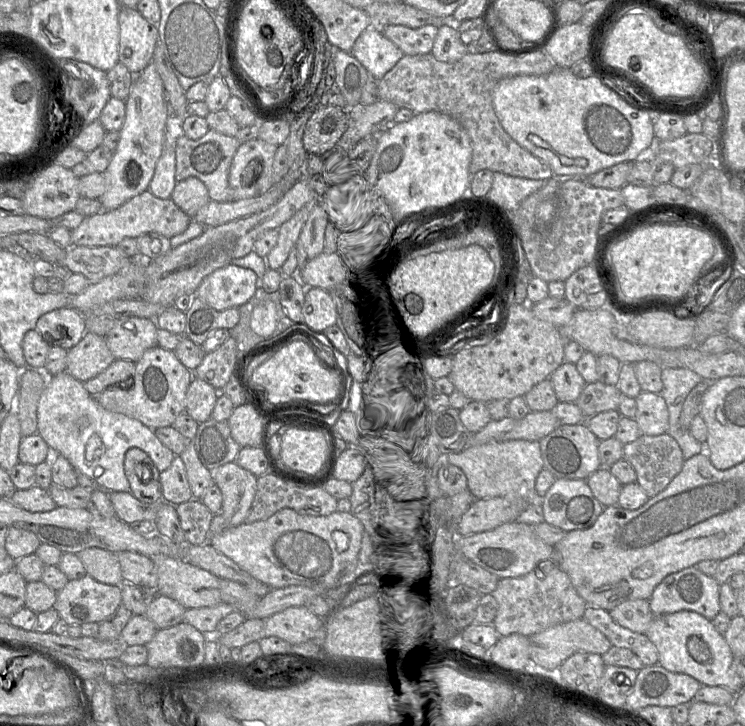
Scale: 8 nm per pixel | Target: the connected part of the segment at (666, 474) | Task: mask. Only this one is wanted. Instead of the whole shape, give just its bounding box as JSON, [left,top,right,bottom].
[623,433,685,498]

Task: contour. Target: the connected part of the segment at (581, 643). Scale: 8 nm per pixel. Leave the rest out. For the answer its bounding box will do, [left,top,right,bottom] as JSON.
[529,618,611,670]

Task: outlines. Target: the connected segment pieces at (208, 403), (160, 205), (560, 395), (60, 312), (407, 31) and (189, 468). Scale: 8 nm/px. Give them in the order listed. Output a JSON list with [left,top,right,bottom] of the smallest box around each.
[[185,377,219,424],[71,189,192,246],[549,363,586,402],[35,307,86,350],[382,25,438,55],[180,440,215,500]]

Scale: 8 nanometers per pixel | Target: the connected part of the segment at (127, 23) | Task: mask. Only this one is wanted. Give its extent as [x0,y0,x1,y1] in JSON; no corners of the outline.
[118,6,157,75]

